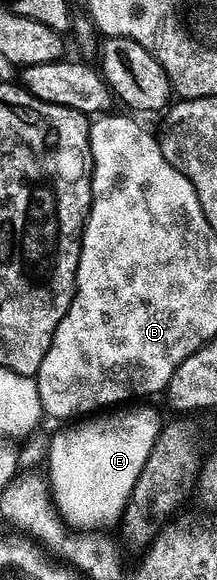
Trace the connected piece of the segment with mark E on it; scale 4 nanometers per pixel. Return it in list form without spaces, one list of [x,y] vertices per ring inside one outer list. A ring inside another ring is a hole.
[[[150,407],[106,416],[93,418],[86,425],[67,426],[70,428],[55,435],[48,455],[53,508],[69,528],[84,533],[115,528],[112,526],[125,518],[135,487],[164,426],[164,418]]]

